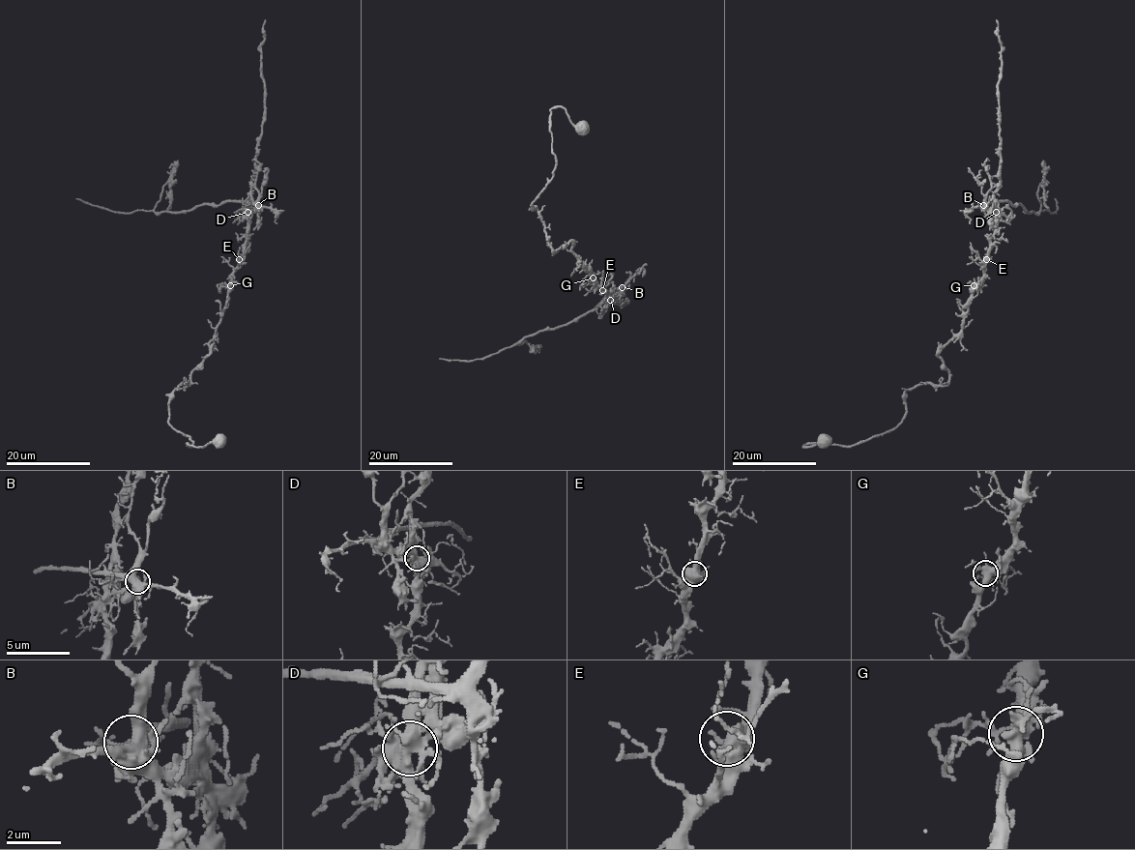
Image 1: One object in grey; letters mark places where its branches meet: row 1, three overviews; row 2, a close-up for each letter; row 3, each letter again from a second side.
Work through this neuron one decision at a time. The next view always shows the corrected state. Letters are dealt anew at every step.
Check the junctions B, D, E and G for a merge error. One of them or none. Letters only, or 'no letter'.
D

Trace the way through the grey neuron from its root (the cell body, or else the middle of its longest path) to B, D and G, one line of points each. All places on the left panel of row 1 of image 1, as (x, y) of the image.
B: (220, 320), (231, 277), (243, 253), (248, 216), (258, 205)
D: (220, 320), (231, 277), (243, 253), (247, 232), (247, 213)
G: (220, 320), (230, 285)

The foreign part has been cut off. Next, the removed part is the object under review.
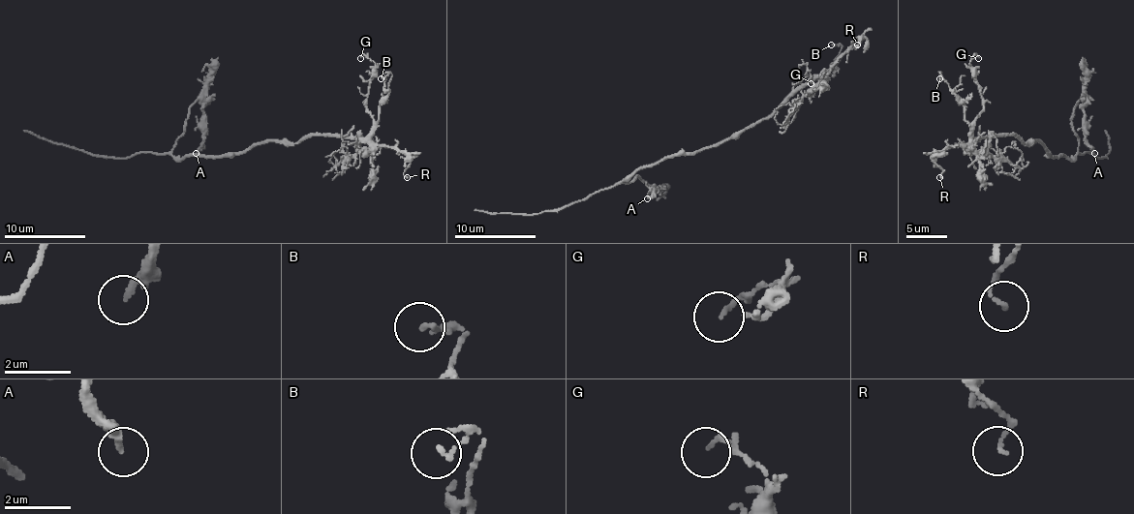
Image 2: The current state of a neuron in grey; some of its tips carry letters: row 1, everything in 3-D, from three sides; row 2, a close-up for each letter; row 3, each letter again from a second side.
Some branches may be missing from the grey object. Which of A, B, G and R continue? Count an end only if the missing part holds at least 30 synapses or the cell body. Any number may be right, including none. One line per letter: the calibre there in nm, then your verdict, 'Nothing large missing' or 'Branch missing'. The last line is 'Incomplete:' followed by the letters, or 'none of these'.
A: Thickness 200 nm. Nothing large missing
B: Thickness 130 nm. Nothing large missing
G: Thickness 80 nm. Nothing large missing
R: Thickness 100 nm. Nothing large missing
Incomplete: none of these

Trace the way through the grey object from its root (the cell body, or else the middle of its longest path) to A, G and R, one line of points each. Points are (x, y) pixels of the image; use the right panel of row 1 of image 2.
A: (1047, 151), (1067, 157), (1078, 151), (1072, 118), (1080, 101), (1084, 105), (1084, 140), (1094, 153)
G: (1047, 151), (1037, 140), (1025, 142), (1015, 135), (972, 135), (982, 108), (976, 70), (970, 64), (978, 58)
R: (1047, 151), (1037, 140), (1025, 142), (1015, 135), (974, 136), (965, 147), (944, 147), (934, 157), (939, 177)

